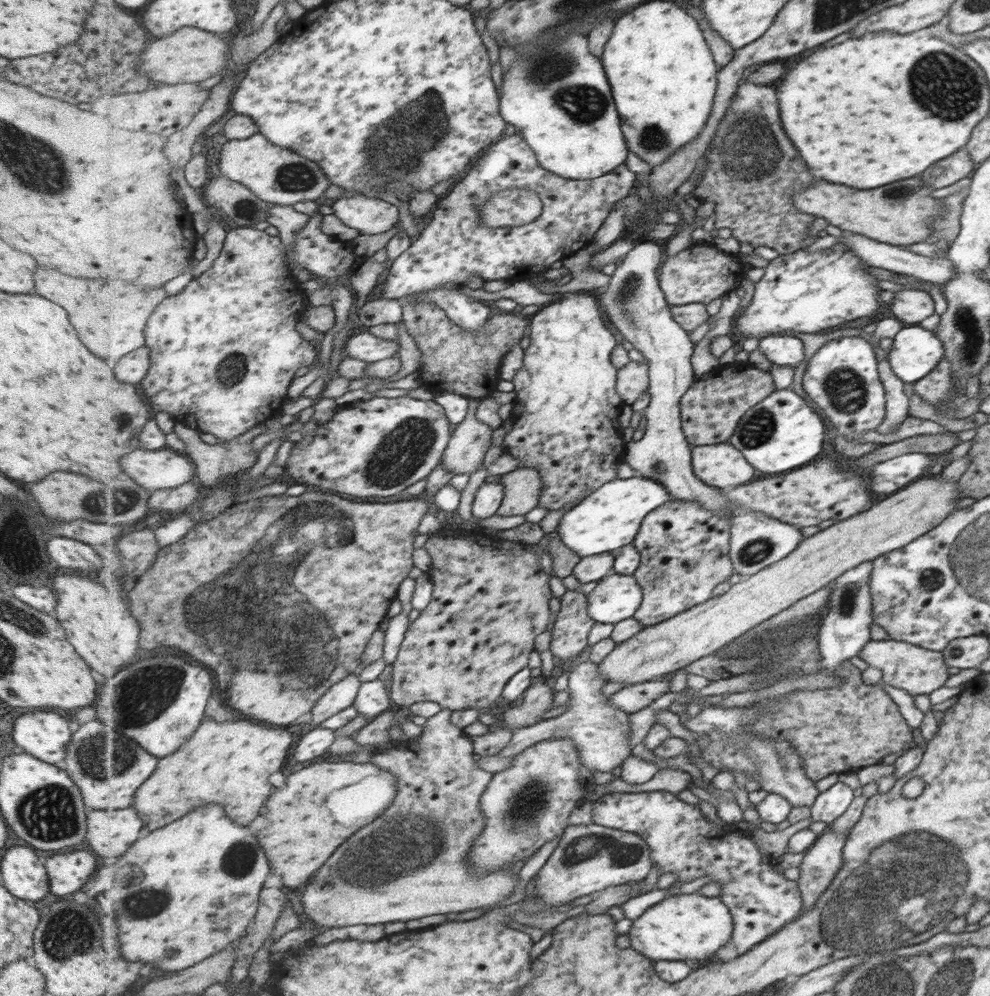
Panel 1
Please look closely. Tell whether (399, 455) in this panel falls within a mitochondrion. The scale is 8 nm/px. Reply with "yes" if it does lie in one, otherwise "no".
yes

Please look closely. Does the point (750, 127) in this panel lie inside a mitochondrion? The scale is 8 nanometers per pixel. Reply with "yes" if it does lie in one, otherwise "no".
yes

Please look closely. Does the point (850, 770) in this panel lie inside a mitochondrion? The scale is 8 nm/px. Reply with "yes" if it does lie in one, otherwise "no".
no

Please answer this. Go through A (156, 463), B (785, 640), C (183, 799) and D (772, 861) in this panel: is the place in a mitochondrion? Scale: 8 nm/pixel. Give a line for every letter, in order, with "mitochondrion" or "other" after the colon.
A: other
B: mitochondrion
C: other
D: other

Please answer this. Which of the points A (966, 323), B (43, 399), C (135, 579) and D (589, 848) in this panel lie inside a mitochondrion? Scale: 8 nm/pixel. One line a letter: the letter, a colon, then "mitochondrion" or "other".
A: mitochondrion
B: other
C: other
D: mitochondrion

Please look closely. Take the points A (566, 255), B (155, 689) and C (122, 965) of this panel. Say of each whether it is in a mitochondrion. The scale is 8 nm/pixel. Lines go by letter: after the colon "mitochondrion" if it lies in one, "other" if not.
A: other
B: mitochondrion
C: other

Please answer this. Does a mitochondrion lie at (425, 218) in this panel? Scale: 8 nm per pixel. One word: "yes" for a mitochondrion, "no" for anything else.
no

